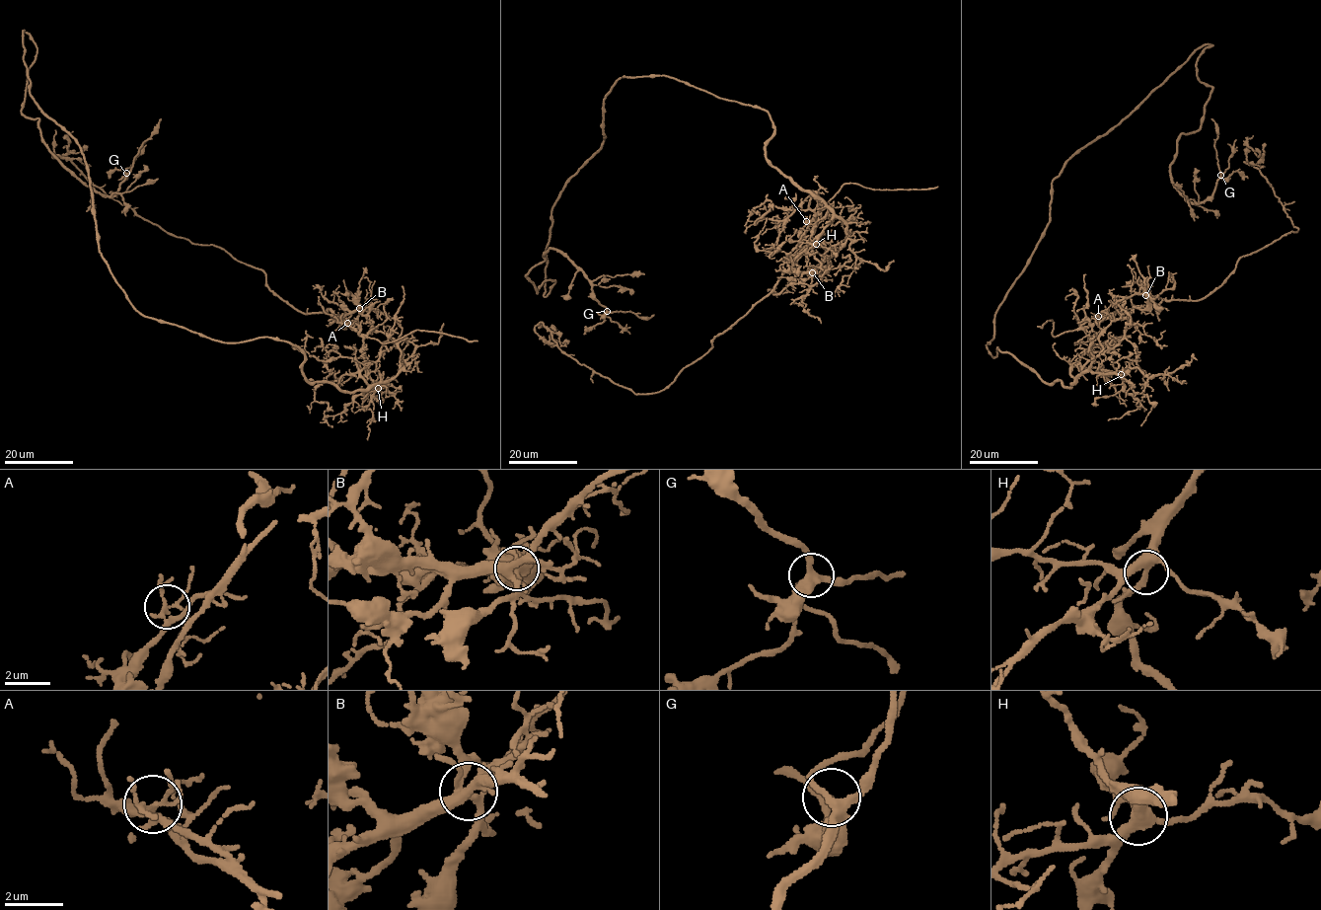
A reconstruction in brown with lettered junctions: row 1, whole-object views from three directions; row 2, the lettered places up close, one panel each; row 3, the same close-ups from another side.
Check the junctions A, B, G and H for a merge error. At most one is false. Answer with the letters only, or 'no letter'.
A

